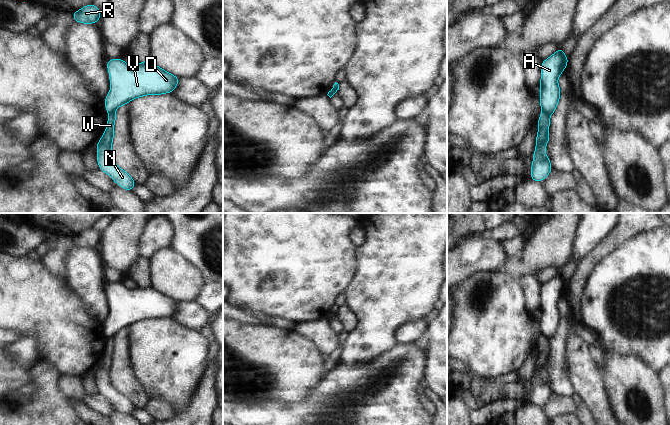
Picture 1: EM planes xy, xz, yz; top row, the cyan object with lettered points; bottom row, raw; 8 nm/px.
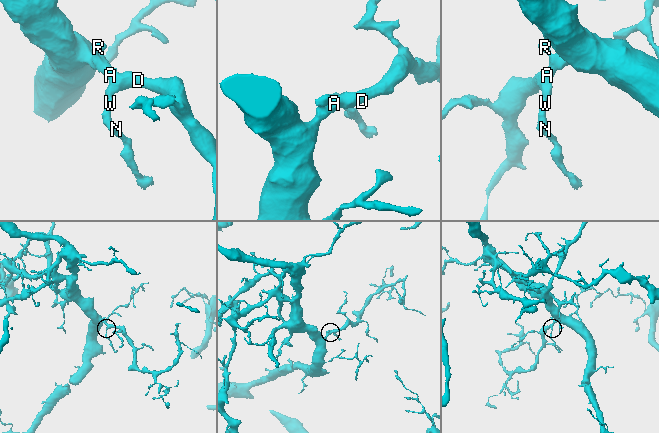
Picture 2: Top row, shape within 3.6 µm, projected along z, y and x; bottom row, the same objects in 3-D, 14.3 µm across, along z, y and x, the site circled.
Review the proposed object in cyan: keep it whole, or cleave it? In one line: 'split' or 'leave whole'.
split

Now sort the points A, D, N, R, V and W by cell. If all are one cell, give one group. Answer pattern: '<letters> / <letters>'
A D R V / N W

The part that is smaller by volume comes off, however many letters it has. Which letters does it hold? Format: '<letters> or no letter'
N, W.

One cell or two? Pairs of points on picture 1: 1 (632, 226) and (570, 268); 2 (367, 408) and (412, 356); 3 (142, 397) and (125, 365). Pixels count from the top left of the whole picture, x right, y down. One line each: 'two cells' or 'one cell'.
1: two cells
2: one cell
3: one cell

